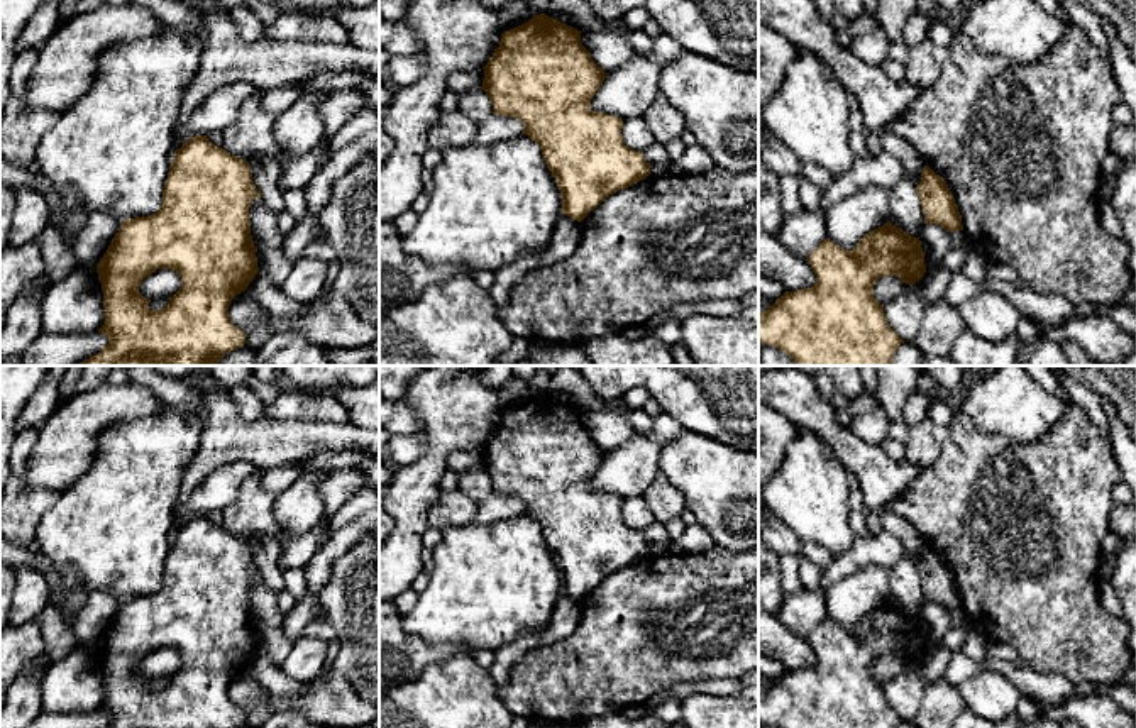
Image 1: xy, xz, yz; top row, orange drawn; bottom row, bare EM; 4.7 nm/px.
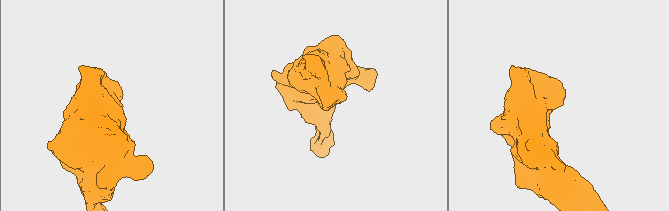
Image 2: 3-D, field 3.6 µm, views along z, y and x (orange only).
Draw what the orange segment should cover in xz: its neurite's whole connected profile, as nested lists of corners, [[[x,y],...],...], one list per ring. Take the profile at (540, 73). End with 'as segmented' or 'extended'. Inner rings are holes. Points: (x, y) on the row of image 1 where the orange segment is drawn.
[[[545,14],[505,30],[483,68],[483,90],[493,113],[516,117],[523,134],[540,146],[543,161],[562,196],[562,213],[582,222],[604,198],[650,174],[643,152],[625,146],[623,119],[591,110],[606,74],[581,42],[581,30]]]; as segmented

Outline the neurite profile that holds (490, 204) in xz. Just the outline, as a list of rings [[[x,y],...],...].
[[[528,135],[460,149],[440,151],[433,169],[428,207],[418,213],[415,229],[403,237],[408,254],[427,264],[457,264],[469,274],[496,273],[525,252],[543,251],[562,217],[562,196],[540,146]]]

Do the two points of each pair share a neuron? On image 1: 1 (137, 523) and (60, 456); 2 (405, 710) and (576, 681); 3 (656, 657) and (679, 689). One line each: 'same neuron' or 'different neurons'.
1: different neurons
2: different neurons
3: different neurons

